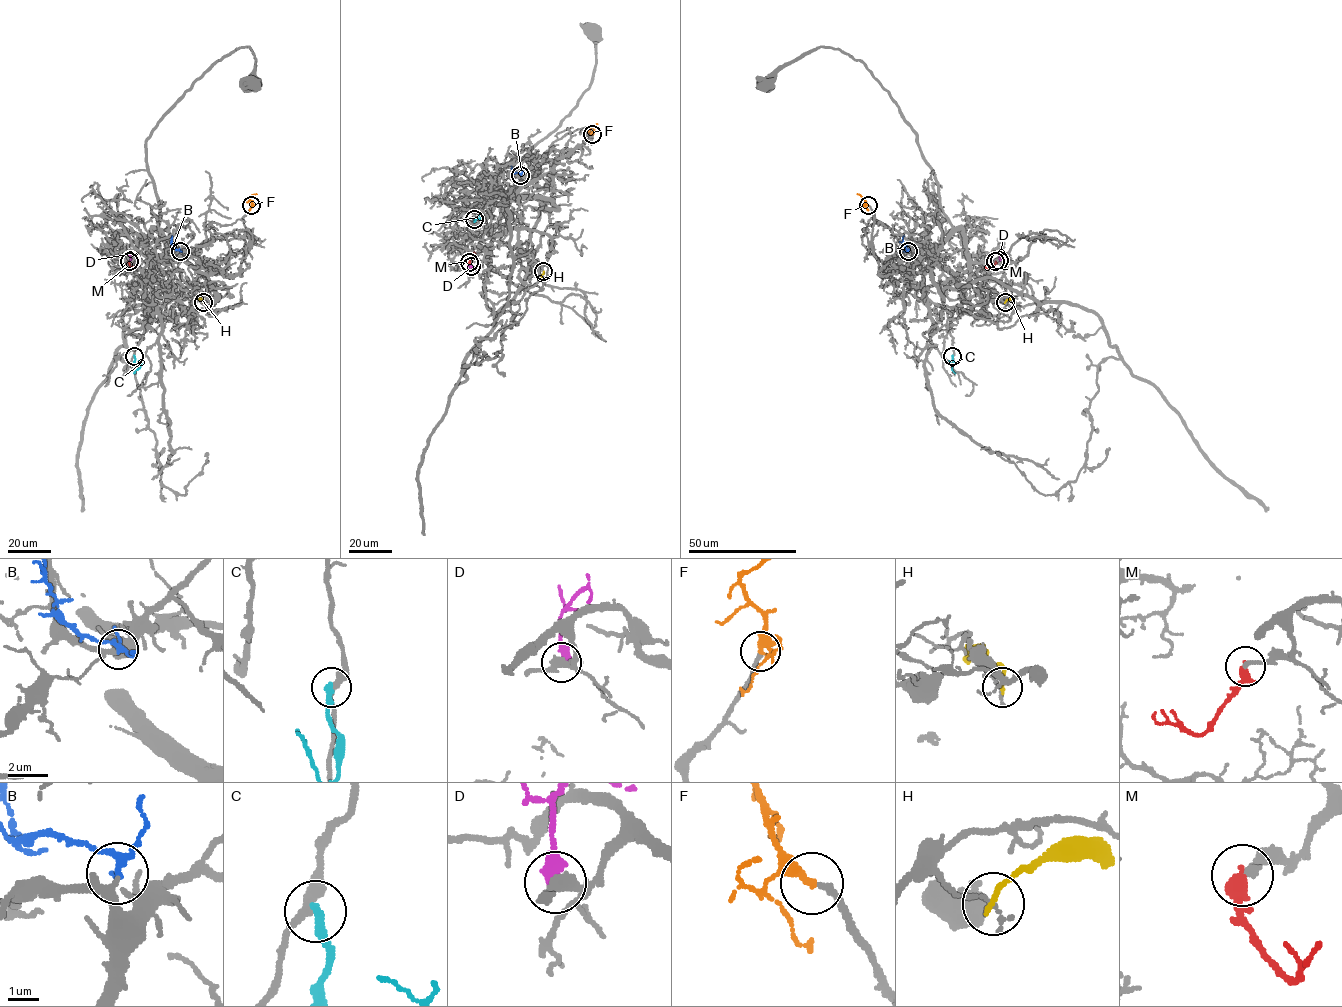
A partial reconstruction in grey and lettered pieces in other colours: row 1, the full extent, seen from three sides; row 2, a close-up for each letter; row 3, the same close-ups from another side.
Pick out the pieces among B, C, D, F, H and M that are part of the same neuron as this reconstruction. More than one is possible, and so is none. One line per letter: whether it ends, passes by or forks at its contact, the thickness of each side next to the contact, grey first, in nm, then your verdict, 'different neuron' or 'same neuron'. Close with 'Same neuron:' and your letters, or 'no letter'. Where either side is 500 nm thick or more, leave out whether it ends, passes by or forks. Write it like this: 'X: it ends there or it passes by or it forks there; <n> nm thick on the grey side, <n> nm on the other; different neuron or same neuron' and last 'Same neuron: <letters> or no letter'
B: it passes by; 240 nm thick on the grey side, 200 nm on the other; same neuron
C: it ends there; 320 nm thick on the grey side, 300 nm on the other; different neuron
D: it ends there; 360 nm thick on the grey side, 480 nm on the other; different neuron
F: it ends there; 220 nm thick on the grey side, 360 nm on the other; same neuron
H: it ends there; 150 nm thick on the grey side, 190 nm on the other; different neuron
M: it ends there; 240 nm thick on the grey side, 480 nm on the other; same neuron
Same neuron: B, F, M

